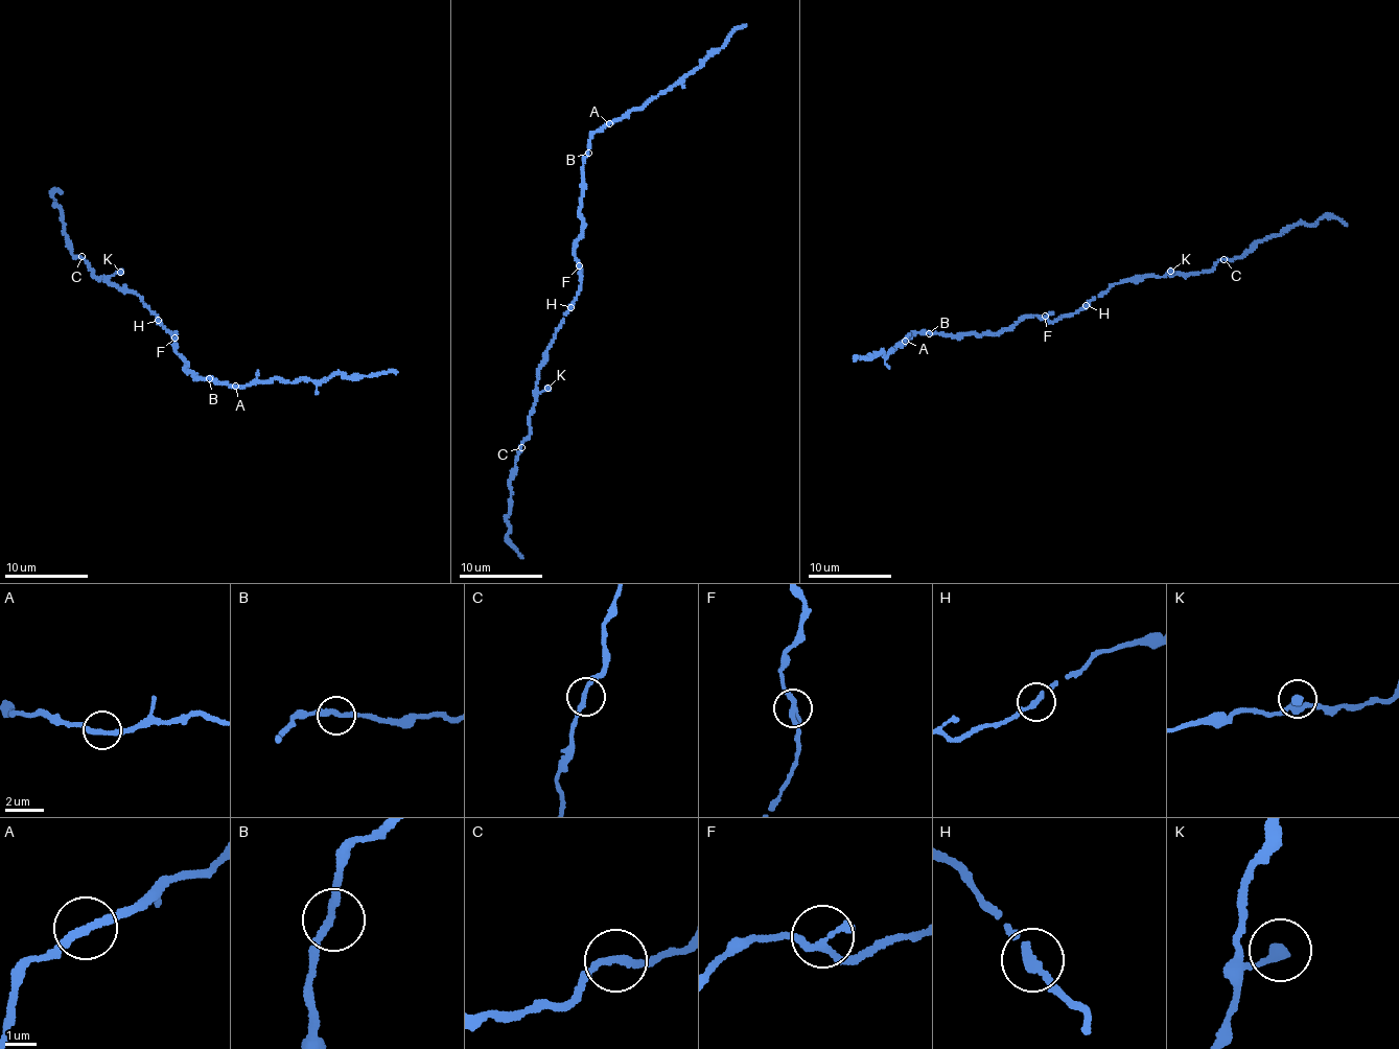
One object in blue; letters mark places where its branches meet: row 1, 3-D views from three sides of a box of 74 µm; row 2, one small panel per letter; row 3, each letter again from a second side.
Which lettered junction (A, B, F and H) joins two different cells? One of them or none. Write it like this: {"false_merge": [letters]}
{"false_merge": []}

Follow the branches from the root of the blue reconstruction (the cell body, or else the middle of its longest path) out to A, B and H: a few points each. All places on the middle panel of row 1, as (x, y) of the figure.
A: (580, 274), (575, 252), (576, 240), (581, 235), (582, 170), (588, 140), (609, 123)
B: (580, 274), (580, 263), (575, 258), (575, 245), (581, 235), (582, 170), (588, 153)
H: (580, 274), (581, 290), (572, 306)

